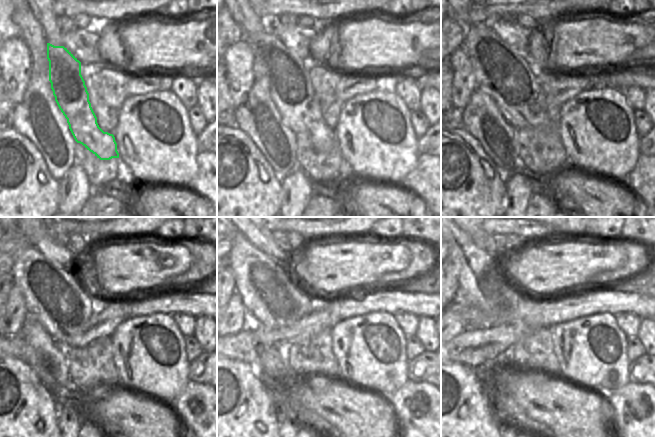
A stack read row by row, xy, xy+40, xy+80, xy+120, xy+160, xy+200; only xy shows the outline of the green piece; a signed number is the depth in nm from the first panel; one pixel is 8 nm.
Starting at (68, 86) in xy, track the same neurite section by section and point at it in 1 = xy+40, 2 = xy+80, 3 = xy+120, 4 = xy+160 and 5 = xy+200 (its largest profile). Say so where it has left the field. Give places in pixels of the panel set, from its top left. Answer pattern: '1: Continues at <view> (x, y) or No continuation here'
1: Continues at xy+40 (290, 87)
2: Continues at xy+80 (511, 80)
3: Continues at xy+120 (54, 297)
4: Continues at xy+160 (265, 288)
5: Continues at xy+200 (479, 279).

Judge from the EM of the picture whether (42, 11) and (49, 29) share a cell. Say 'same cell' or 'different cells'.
same cell

